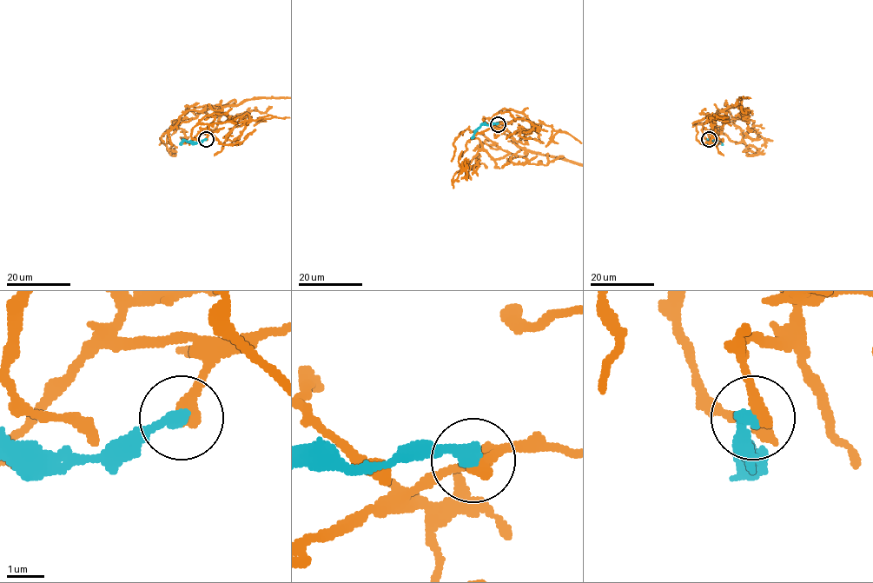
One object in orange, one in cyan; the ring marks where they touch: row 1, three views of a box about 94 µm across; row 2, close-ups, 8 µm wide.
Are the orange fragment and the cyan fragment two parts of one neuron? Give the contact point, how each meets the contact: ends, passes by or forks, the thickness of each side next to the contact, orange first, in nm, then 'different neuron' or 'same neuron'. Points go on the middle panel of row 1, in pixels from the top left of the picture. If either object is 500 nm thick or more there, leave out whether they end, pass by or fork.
(498, 124) | orange ends | cyan ends | 400/400 nm | different neuron

